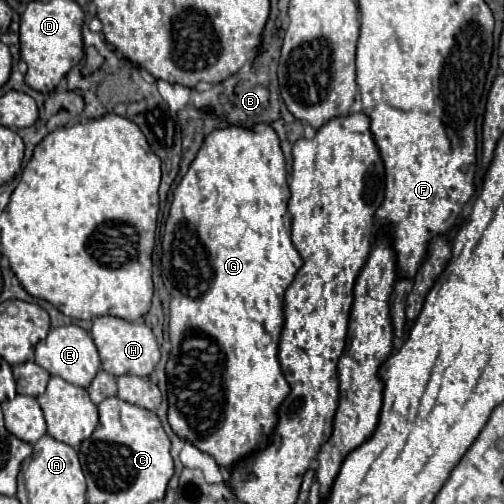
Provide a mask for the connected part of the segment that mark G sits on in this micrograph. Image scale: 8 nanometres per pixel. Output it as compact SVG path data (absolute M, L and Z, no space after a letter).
M256 125L254 131L246 131L242 127L226 127L206 137L188 173L184 175L178 189L174 191L174 201L170 205L170 215L166 221L166 233L162 237L162 279L166 289L170 289L170 297L172 297L170 321L168 321L172 351L166 365L168 421L172 431L180 439L192 443L202 453L212 455L216 463L226 469L232 463L236 463L236 459L242 459L244 455L252 455L256 447L264 447L264 443L268 443L268 435L272 435L272 427L276 427L276 411L290 393L288 381L284 379L284 373L278 363L278 343L284 327L284 293L292 285L292 279L296 277L298 269L302 267L302 257L298 255L290 239L292 219L288 217L288 199L290 199L290 189L288 189L288 177L286 177L286 163L284 163L284 155L276 133L268 125Z

